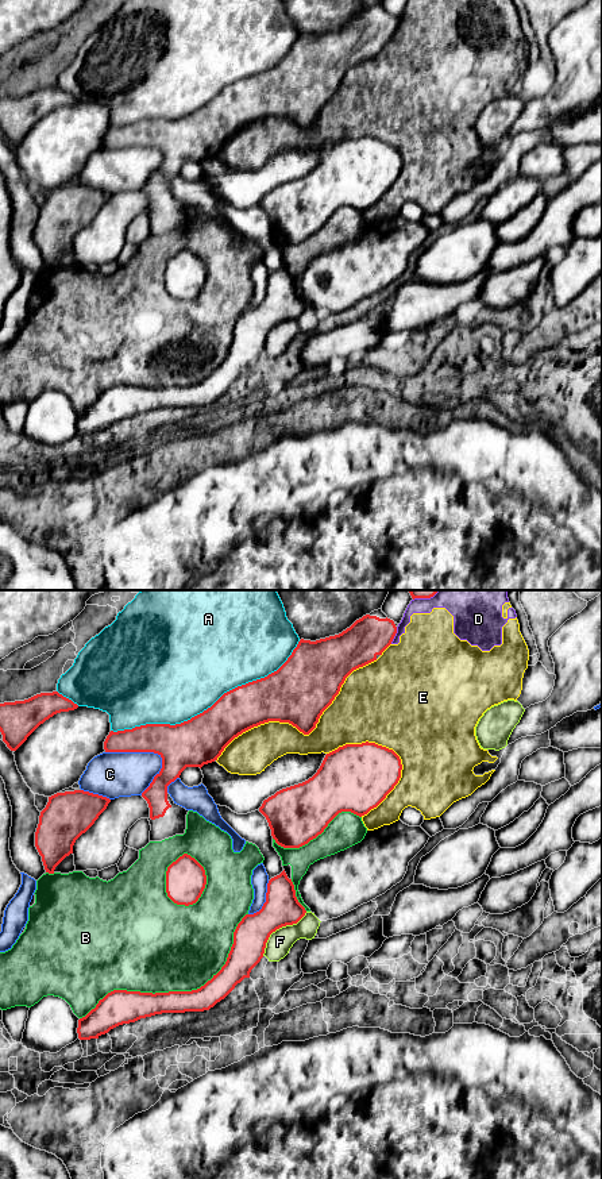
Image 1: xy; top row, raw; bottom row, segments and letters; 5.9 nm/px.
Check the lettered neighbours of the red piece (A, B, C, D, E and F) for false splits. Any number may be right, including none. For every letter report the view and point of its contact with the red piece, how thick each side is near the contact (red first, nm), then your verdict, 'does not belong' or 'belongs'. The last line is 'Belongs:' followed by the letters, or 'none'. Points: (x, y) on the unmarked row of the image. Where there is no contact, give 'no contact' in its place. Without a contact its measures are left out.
A: meets red in xy at (208, 103); 280 nm thick on the red side, 500 nm on the other; does not belong
B: meets red in xy at (177, 386); 160 nm thick on the red side, 500 nm on the other; does not belong
C: meets red in xy at (138, 146); 260 nm thick on the red side, 280 nm on the other; does not belong
D: meets red in xy at (394, 30); 240 nm thick on the red side, 60 nm on the other; does not belong
E: meets red in xy at (303, 127); 380 nm thick on the red side, 260 nm on the other; does not belong
F: meets red in xy at (278, 323); 200 nm thick on the red side, 140 nm on the other; belongs
Belongs: F

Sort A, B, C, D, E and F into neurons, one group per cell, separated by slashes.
A / B / C / D E / F

